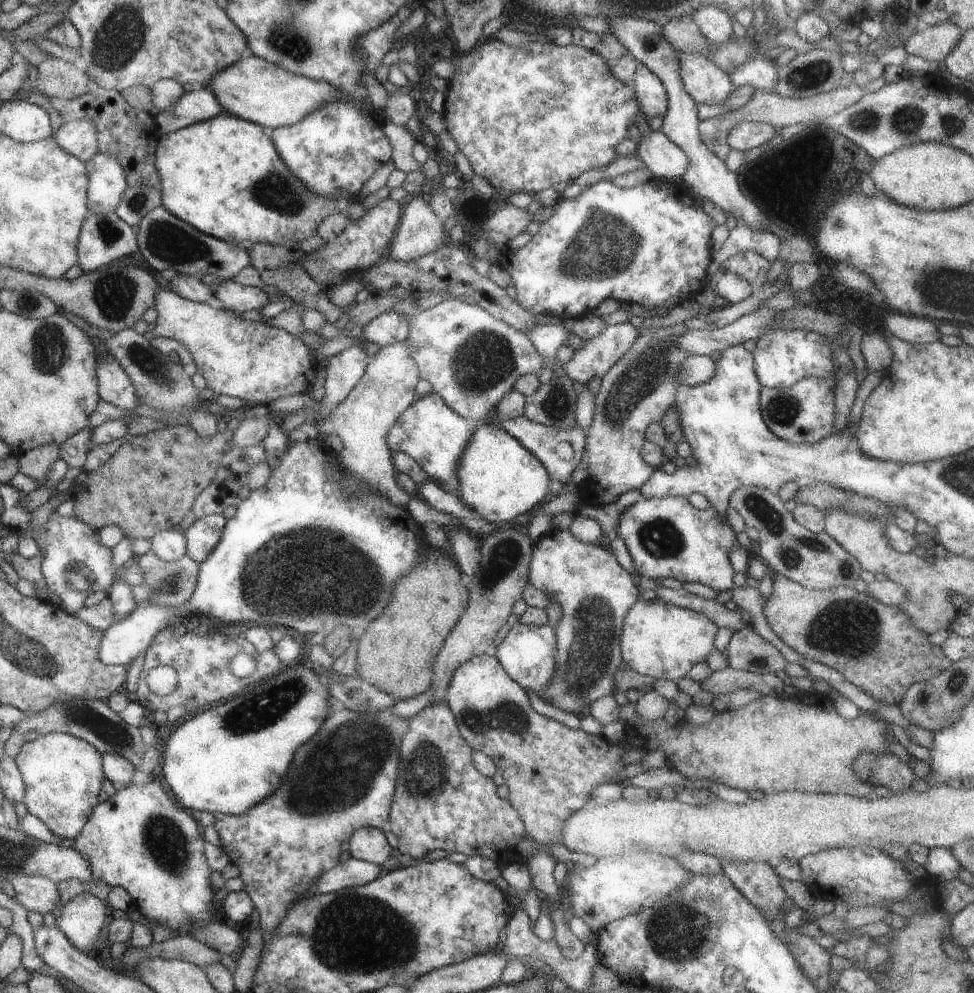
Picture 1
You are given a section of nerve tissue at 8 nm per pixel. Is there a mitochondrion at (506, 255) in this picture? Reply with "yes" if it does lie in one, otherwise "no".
no

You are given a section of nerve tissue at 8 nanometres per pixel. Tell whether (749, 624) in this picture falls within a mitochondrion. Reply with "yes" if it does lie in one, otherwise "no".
no

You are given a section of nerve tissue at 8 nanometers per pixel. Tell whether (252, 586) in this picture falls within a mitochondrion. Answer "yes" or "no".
yes

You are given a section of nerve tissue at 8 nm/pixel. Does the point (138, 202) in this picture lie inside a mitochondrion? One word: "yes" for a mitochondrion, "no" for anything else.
yes

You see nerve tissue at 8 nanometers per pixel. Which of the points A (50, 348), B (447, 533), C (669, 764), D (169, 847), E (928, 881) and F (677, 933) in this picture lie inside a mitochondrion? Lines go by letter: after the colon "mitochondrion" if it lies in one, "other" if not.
A: mitochondrion
B: other
C: other
D: mitochondrion
E: other
F: mitochondrion

